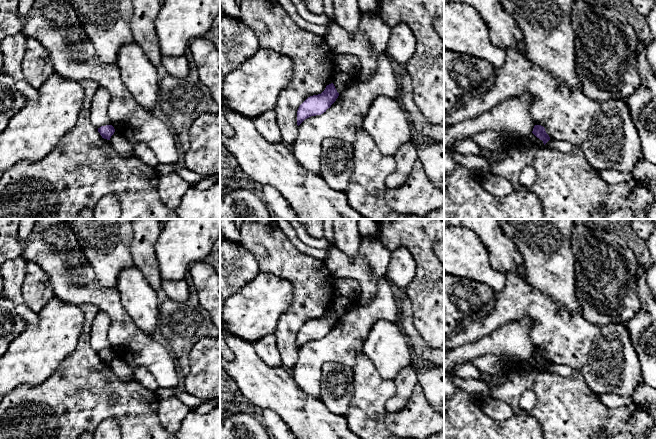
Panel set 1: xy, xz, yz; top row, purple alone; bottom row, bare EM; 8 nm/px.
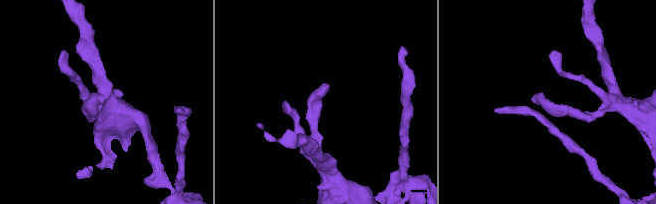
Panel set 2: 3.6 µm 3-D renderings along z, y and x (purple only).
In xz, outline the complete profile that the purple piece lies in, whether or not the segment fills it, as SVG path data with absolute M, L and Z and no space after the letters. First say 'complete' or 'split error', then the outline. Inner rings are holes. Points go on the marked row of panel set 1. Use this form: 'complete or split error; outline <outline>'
complete; outline M333 83L326 86L325 90L318 95L308 97L298 108L297 111L297 125L299 126L305 119L321 115L338 98L339 93L337 92Z

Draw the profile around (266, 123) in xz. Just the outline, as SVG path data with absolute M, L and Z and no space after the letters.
M274 110L263 112L254 118L258 132L272 144L282 143L281 131L277 124L277 115Z

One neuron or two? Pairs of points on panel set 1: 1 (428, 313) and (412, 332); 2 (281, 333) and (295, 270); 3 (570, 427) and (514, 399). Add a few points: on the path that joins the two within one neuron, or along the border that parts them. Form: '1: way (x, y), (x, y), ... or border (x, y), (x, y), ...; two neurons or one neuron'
1: border (410, 304), (413, 324), (421, 337), (430, 346); two neurons
2: way (295, 317), (299, 313), (299, 286); one neuron
3: way (559, 411), (534, 386), (526, 386); one neuron

